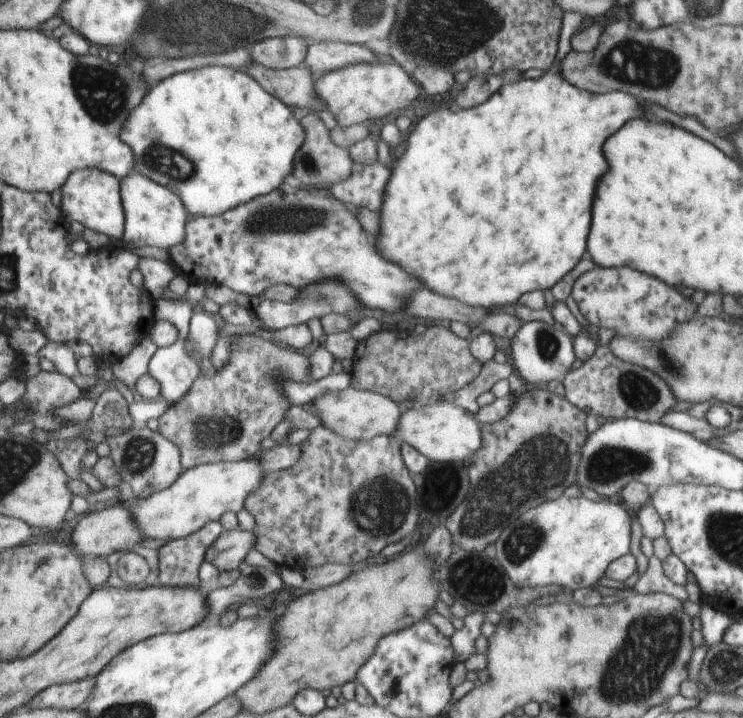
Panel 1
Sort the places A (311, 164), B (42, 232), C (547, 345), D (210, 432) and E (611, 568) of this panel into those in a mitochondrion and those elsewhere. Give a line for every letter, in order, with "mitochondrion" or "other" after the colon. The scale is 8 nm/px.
A: mitochondrion
B: other
C: mitochondrion
D: mitochondrion
E: other

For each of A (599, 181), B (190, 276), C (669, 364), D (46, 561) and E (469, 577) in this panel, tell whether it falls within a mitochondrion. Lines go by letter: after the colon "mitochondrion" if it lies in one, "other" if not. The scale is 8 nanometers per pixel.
A: other
B: other
C: mitochondrion
D: mitochondrion
E: mitochondrion

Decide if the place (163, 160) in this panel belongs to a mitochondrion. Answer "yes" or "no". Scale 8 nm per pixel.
yes

